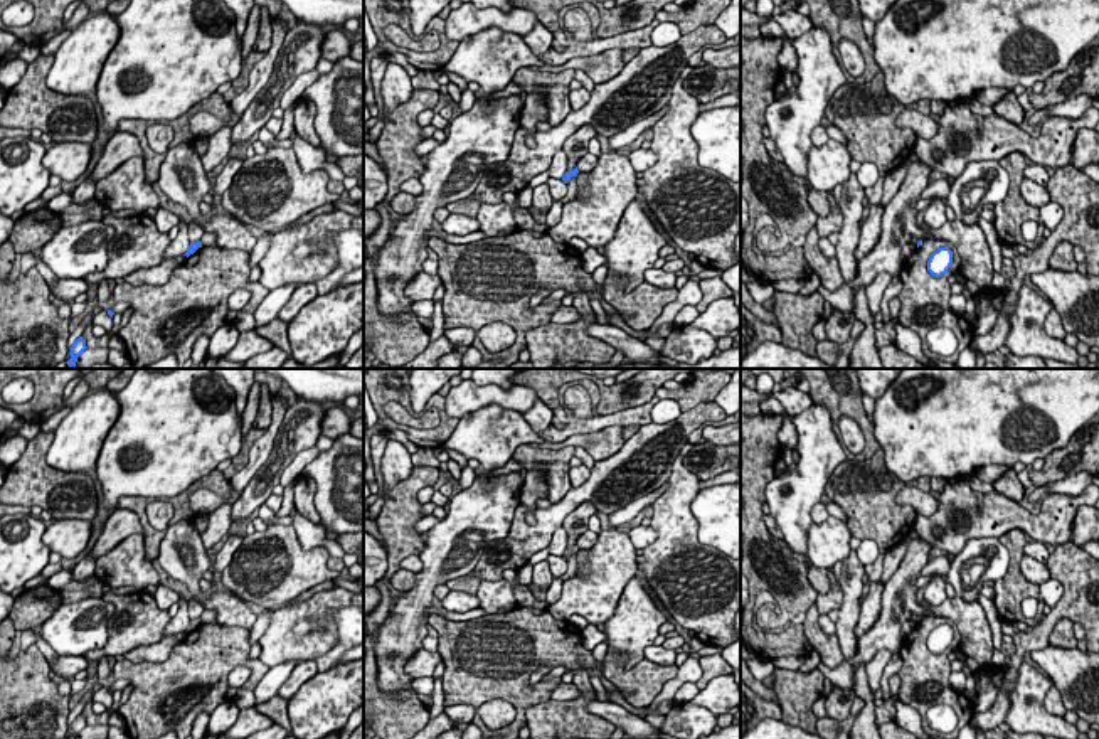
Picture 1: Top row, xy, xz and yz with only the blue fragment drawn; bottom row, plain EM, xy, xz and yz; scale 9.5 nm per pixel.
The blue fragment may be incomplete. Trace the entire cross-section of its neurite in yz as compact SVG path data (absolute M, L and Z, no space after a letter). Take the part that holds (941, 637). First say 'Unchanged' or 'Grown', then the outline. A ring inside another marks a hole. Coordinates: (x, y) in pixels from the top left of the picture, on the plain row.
Unchanged. M944 623L931 631L927 638L927 648L932 653L941 655L942 651L948 650L951 641L953 641L953 628L948 623Z

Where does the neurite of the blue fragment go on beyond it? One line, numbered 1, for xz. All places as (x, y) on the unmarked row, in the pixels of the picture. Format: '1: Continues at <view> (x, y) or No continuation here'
1: No continuation here

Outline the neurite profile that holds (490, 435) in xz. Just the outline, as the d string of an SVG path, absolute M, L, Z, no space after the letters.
M490 404L463 416L443 448L478 460L483 471L476 476L490 485L496 478L491 471L503 468L515 449L528 443L545 439L528 426L523 414Z

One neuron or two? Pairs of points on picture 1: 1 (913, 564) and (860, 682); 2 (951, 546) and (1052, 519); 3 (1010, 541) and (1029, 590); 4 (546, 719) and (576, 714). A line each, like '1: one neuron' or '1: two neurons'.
1: two neurons
2: one neuron
3: one neuron
4: one neuron

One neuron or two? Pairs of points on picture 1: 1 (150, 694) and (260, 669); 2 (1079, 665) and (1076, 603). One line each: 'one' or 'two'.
1: one
2: two

